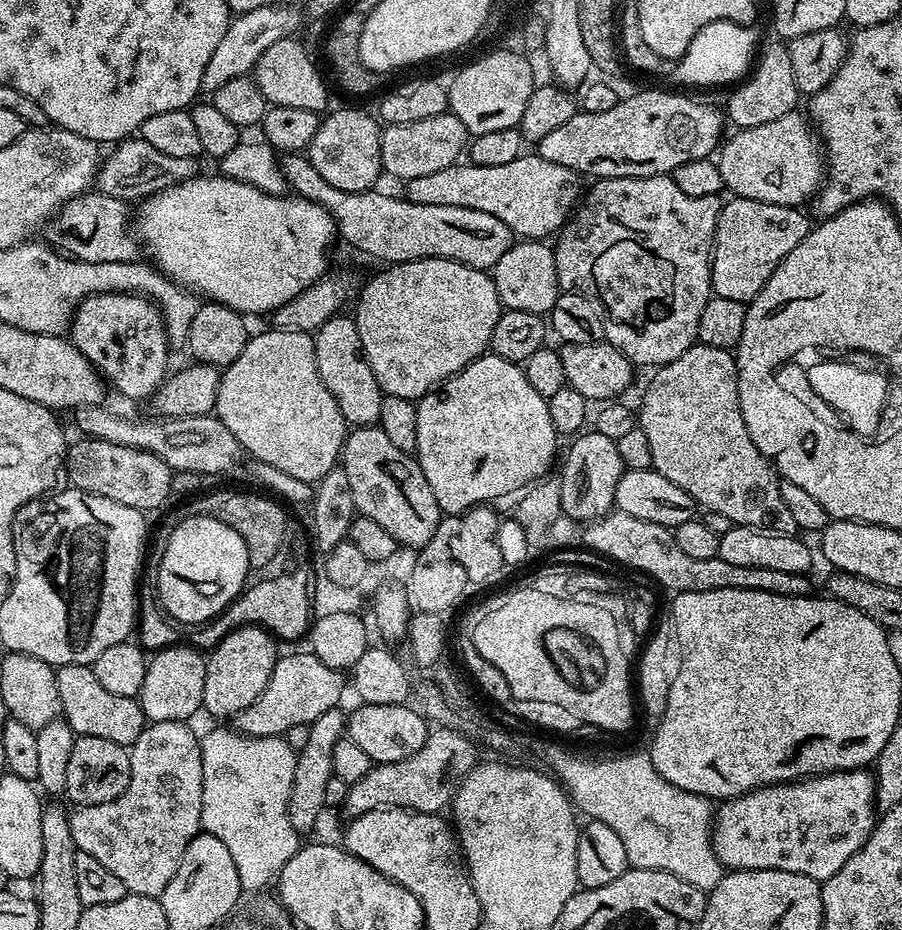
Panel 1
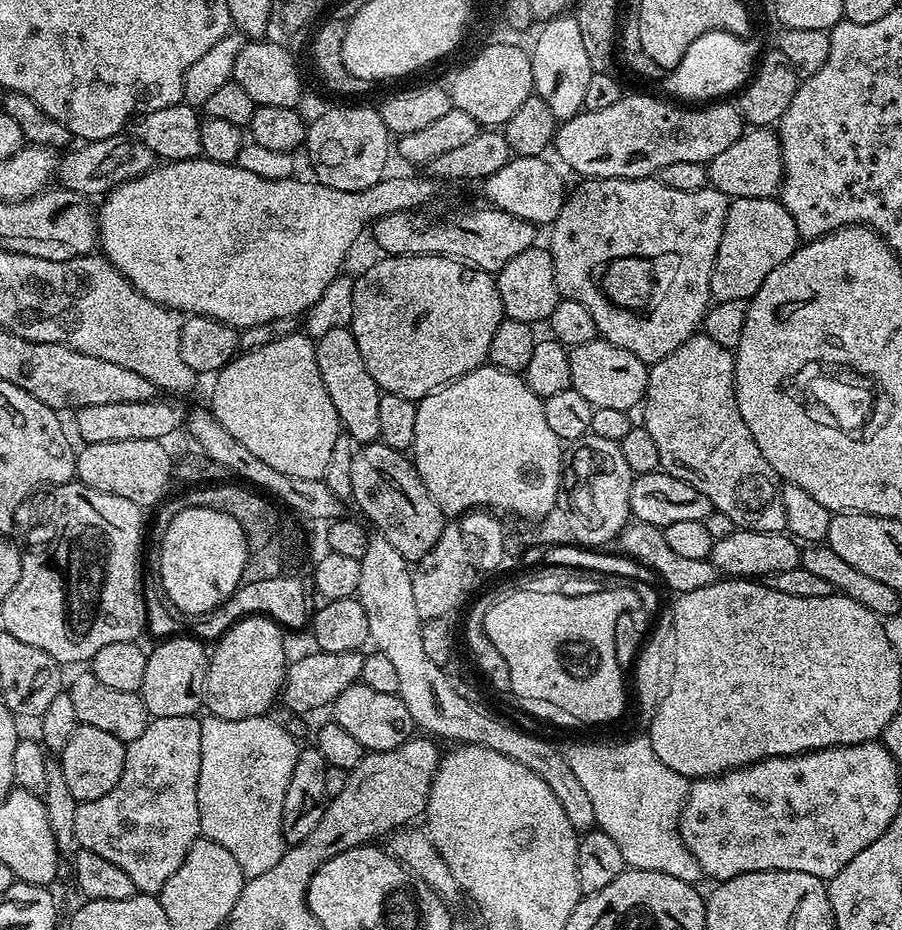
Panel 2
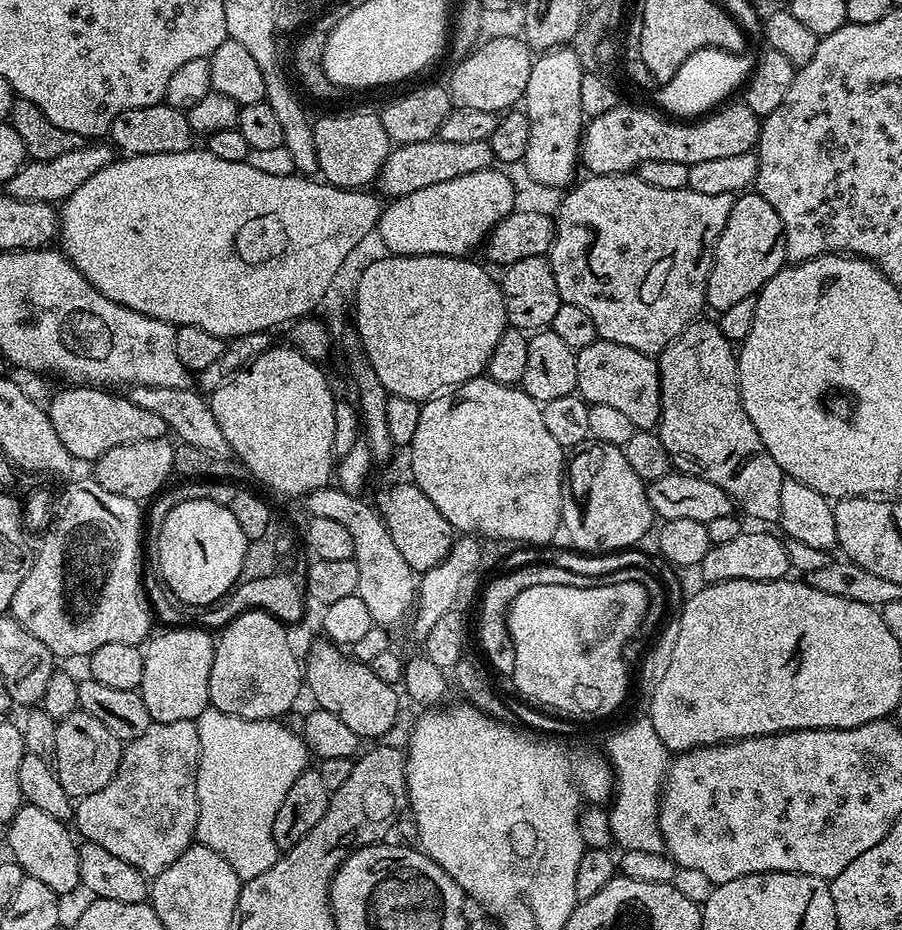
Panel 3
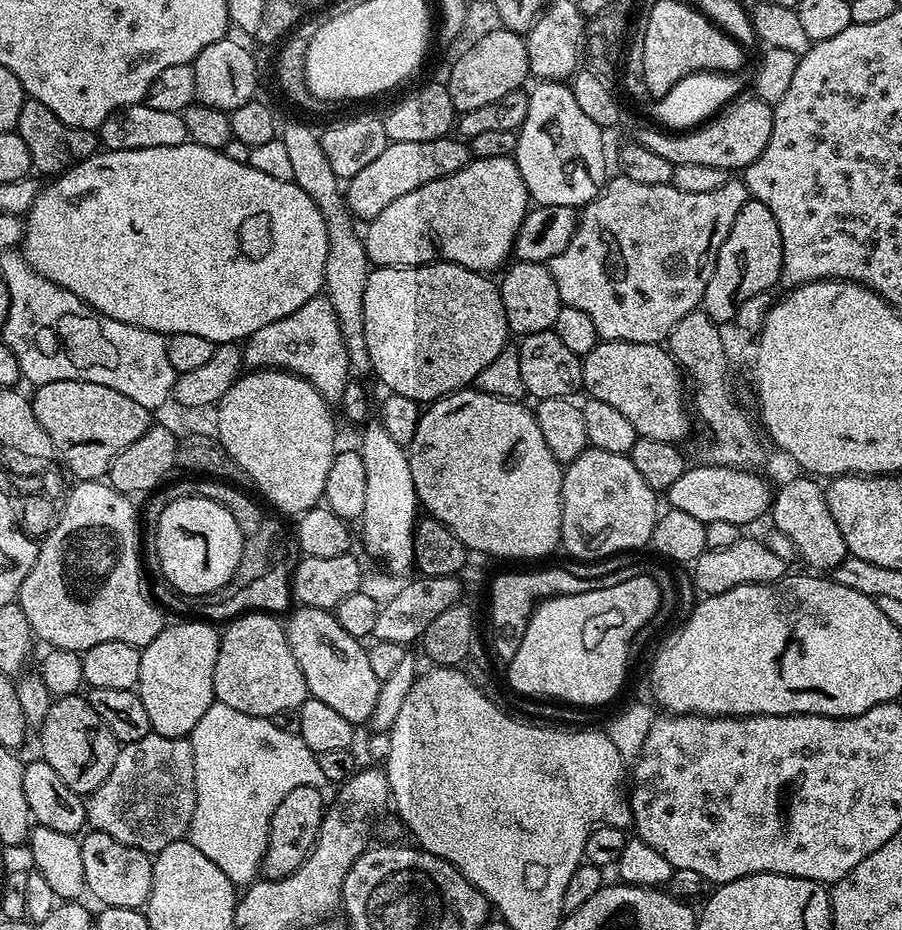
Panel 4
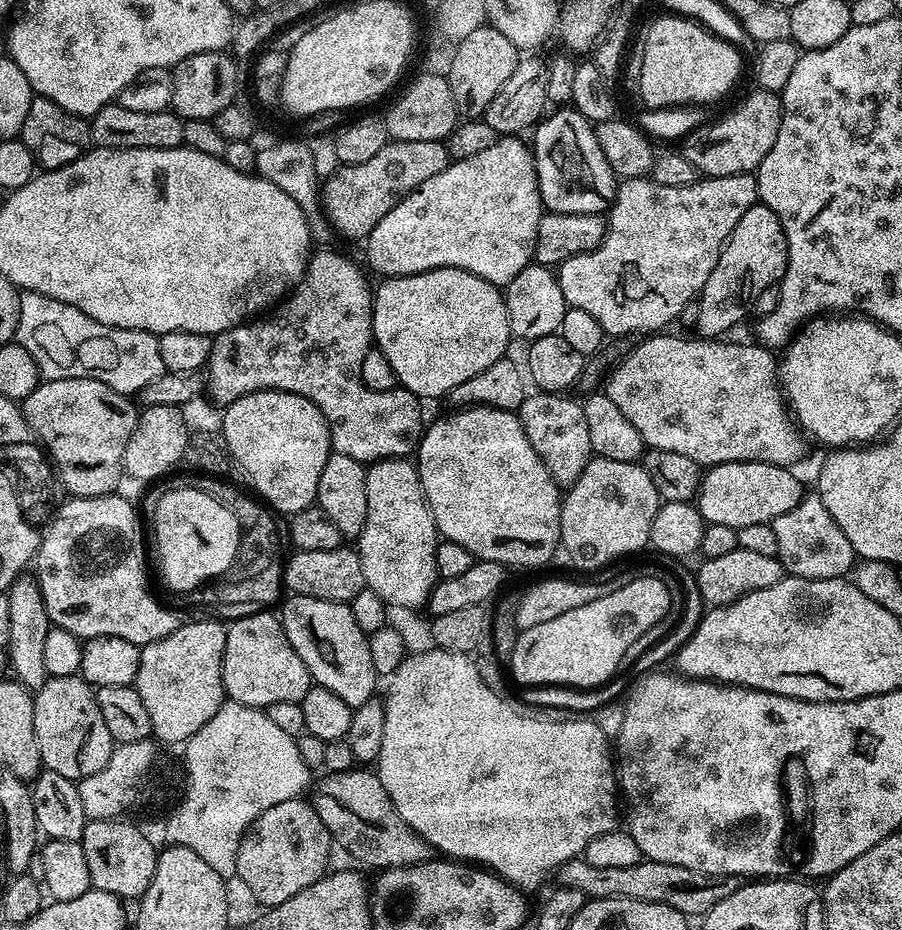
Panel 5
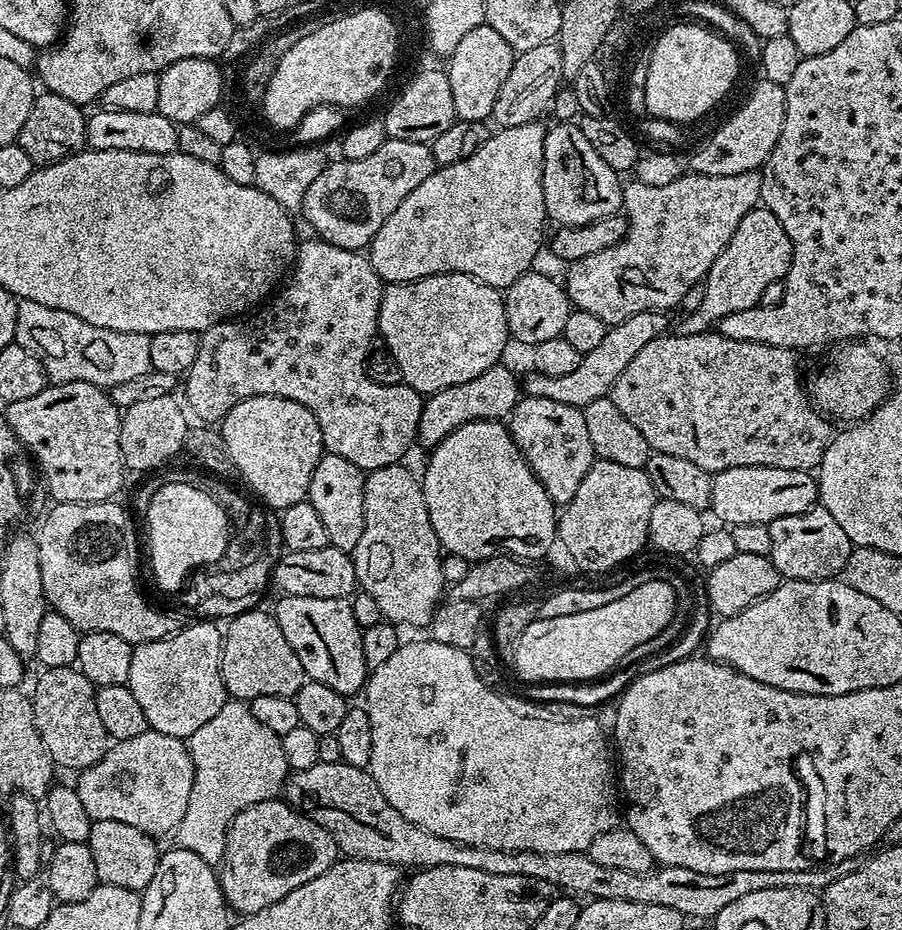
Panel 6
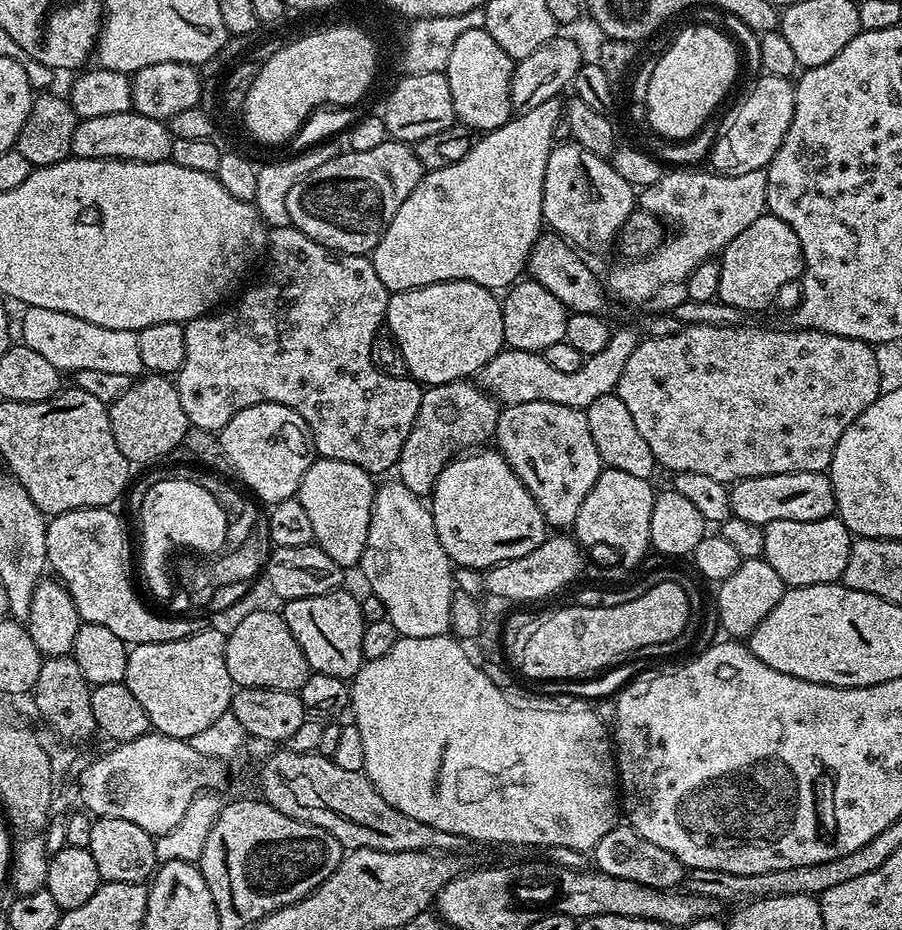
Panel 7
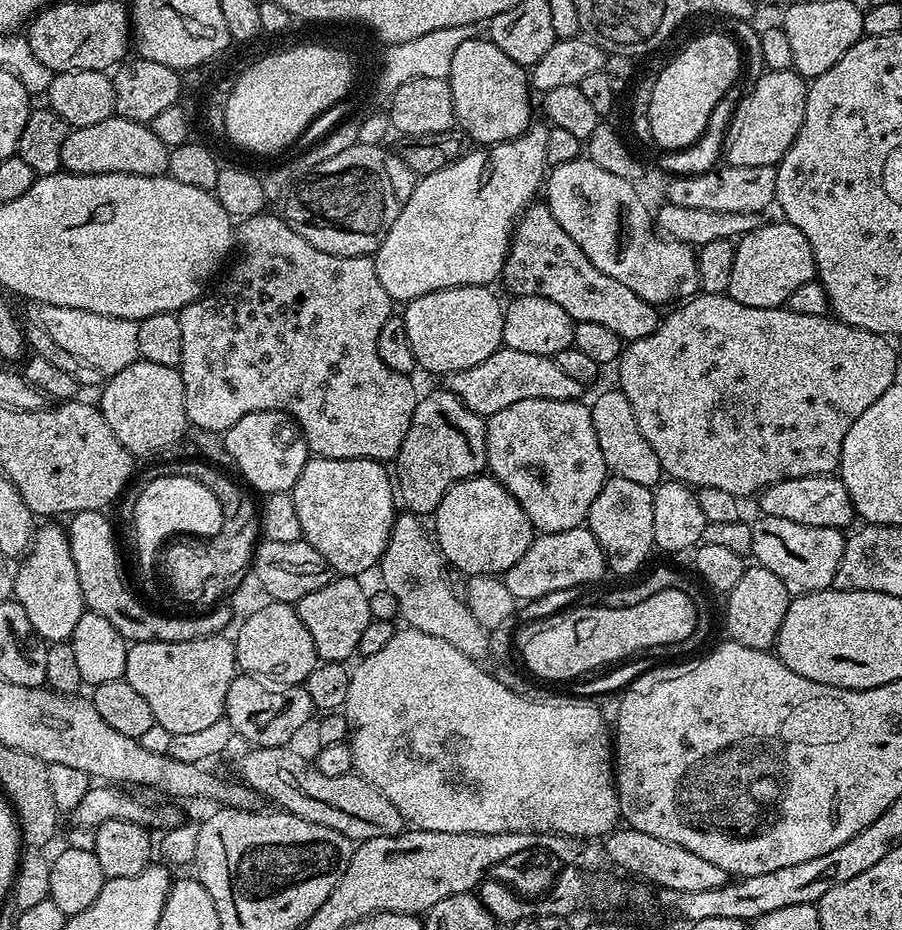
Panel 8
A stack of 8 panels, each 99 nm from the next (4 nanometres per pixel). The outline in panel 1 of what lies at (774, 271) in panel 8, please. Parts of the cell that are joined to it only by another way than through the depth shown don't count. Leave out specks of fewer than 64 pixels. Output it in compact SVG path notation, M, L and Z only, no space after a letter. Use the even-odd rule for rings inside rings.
M737 196L729 199L721 207L716 223L716 238L712 242L712 291L722 298L734 298L745 302L752 301L766 286L766 282L774 274L774 270L806 238L810 231L810 223L803 216L800 208L787 208L786 206L774 206L770 202L754 202L750 198Z

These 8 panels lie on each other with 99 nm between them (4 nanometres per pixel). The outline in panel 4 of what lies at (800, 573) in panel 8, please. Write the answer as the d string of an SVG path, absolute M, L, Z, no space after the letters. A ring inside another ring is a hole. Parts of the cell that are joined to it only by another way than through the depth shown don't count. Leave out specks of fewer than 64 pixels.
M800 474L797 480L788 480L780 489L777 487L772 498L771 516L771 523L794 542L797 557L812 567L809 569L835 570L850 554L842 530L838 530L838 522L834 522L834 514L830 514L830 506L826 506L824 488L819 479Z

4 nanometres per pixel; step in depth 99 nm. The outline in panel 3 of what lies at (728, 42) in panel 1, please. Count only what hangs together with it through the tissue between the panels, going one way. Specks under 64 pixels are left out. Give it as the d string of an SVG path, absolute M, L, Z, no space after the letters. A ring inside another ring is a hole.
M721 48L698 50L678 66L678 74L655 89L655 107L672 118L700 118L721 107L731 92L739 93L752 75L753 57L744 52L727 52Z

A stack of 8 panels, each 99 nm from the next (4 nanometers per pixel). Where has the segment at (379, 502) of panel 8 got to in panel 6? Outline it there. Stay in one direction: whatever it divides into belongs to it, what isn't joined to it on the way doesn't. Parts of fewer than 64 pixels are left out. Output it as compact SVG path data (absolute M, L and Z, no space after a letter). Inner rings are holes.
M331 454L321 456L314 474L310 478L308 501L318 510L326 526L329 545L343 552L351 553L358 546L364 529L364 478L365 473L354 462Z

